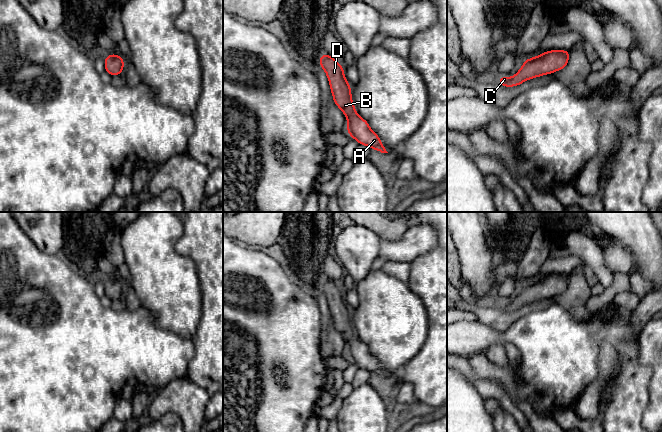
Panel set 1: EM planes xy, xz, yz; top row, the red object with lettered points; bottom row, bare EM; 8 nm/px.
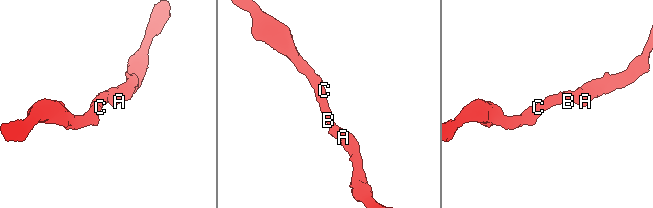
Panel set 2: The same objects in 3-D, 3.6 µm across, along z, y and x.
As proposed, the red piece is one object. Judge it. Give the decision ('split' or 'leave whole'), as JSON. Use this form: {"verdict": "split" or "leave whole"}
{"verdict": "leave whole"}

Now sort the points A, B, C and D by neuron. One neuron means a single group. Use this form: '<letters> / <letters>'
A B C D

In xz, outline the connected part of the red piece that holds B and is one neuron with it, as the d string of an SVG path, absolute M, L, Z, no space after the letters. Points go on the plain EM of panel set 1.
M323 276L319 288L327 298L334 327L342 334L347 342L348 349L346 354L349 359L358 368L376 373L381 377L388 377L378 359L369 351L368 346L356 337L351 320L351 310L344 300L344 291L340 290L334 281Z

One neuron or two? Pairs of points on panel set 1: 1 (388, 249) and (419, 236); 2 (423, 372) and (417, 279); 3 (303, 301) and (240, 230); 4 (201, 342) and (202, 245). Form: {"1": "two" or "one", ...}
{"1": "one", "2": "one", "3": "two", "4": "one"}

